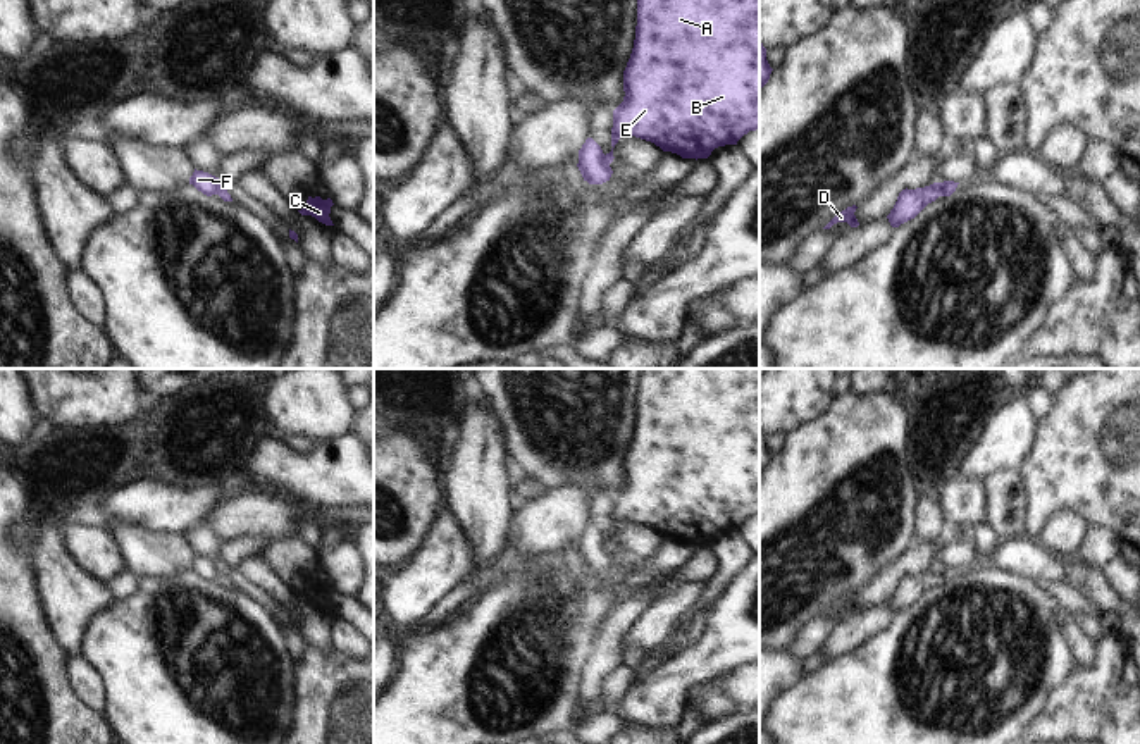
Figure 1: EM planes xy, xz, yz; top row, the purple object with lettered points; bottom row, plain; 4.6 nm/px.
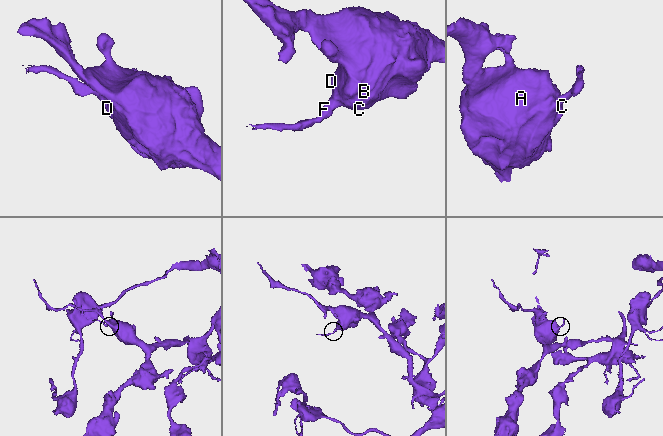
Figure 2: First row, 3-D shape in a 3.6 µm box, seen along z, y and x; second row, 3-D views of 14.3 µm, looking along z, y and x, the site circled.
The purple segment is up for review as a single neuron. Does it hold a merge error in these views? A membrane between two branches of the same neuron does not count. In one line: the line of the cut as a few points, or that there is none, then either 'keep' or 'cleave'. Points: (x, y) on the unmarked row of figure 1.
yz (935, 569), (942, 581) | cleave

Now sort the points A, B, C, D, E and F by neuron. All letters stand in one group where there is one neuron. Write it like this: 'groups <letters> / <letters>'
groups A B C D E / F

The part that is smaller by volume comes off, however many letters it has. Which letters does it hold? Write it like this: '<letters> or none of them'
F

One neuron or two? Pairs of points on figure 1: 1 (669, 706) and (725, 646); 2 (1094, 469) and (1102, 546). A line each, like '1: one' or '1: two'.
1: one
2: two

